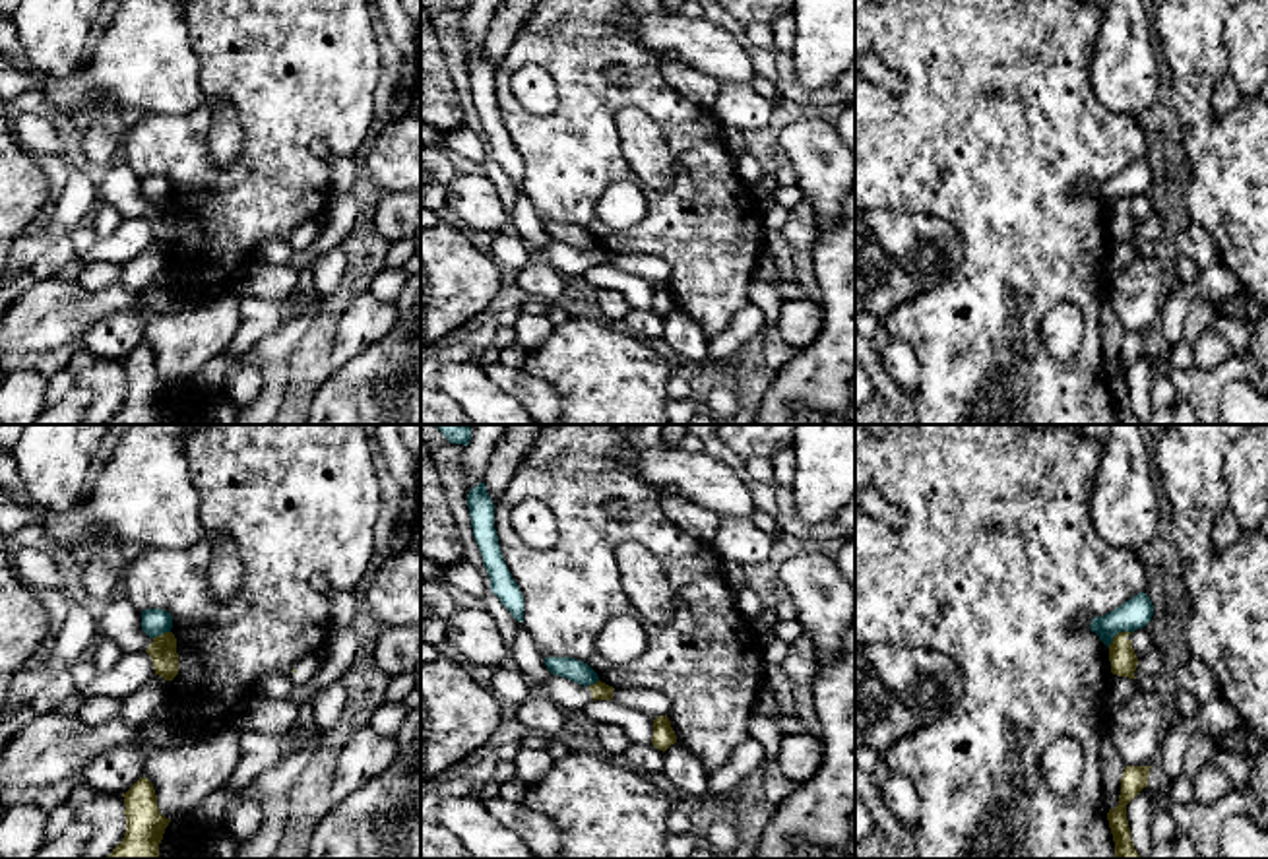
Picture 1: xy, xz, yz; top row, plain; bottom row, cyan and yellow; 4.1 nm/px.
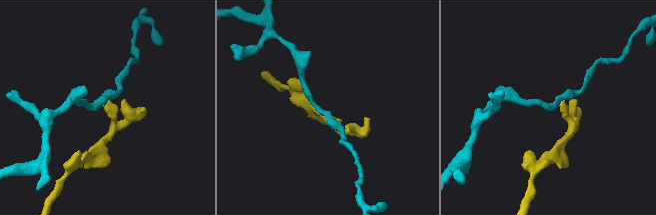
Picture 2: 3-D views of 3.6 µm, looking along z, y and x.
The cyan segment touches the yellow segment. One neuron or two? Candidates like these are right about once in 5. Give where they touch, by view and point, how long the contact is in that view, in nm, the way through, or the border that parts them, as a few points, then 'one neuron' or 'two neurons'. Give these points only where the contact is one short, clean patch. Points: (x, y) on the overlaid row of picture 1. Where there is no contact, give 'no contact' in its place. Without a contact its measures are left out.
contact yz (1117, 633); length 120 nm; border yz (1131, 631), (1121, 631), (1108, 646); two neurons

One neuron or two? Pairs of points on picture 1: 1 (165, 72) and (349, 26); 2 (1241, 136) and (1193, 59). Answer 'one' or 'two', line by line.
1: two
2: one

